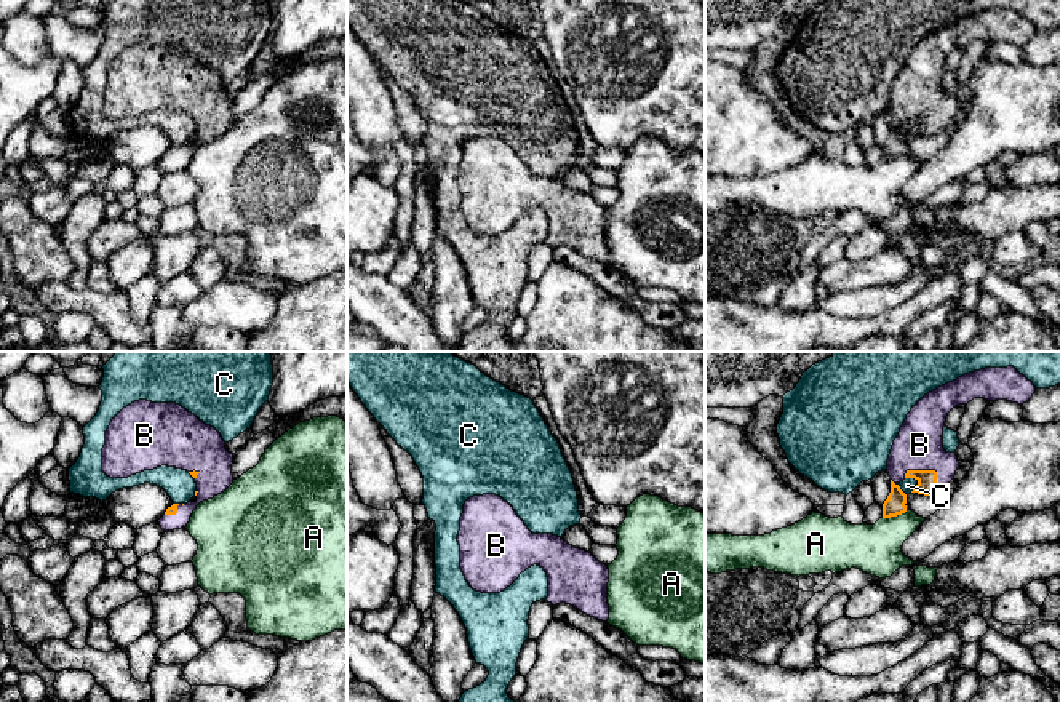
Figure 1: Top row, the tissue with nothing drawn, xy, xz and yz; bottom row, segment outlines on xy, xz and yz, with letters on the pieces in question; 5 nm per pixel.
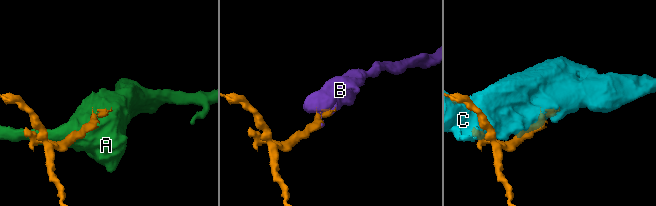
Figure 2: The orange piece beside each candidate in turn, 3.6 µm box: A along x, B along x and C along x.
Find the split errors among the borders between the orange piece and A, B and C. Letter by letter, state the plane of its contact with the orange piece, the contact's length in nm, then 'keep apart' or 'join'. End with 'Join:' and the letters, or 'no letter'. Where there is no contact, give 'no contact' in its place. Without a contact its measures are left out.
A: contact in yz; length 140 nm; keep apart
B: contact in yz; length 200 nm; join
C: contact in yz; length 90 nm; keep apart
Join: B

